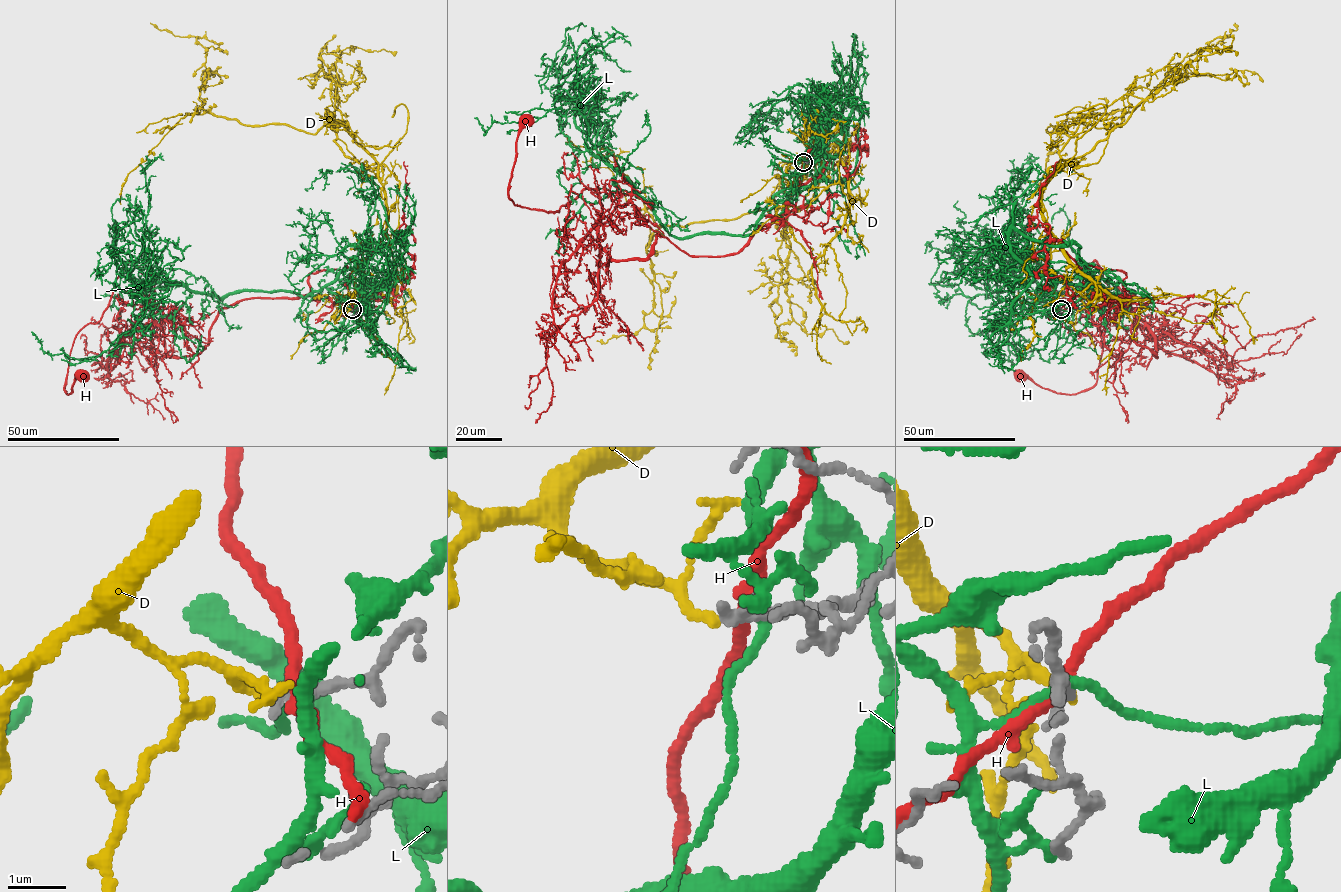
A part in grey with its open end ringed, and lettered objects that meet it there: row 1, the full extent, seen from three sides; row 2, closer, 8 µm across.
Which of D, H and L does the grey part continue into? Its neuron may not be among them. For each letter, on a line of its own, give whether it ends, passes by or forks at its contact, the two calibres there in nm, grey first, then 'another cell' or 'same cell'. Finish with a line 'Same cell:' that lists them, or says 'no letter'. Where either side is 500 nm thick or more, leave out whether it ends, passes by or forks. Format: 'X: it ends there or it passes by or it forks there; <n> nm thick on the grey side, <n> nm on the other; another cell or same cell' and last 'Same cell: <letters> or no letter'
D: it passes by; 240 nm thick on the grey side, 120 nm on the other; same cell
H: it passes by; 280 nm thick on the grey side, 240 nm on the other; another cell
L: it passes by; 200 nm thick on the grey side, 130 nm on the other; another cell
Same cell: D

